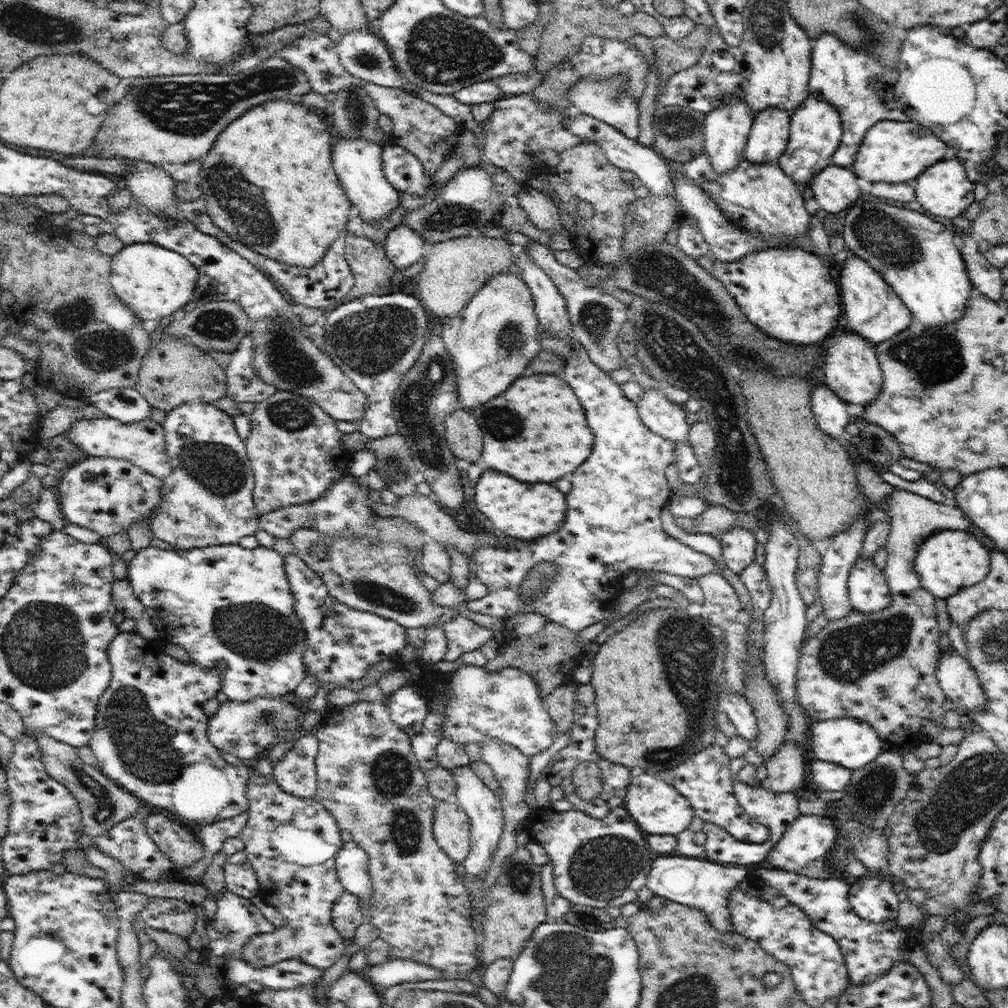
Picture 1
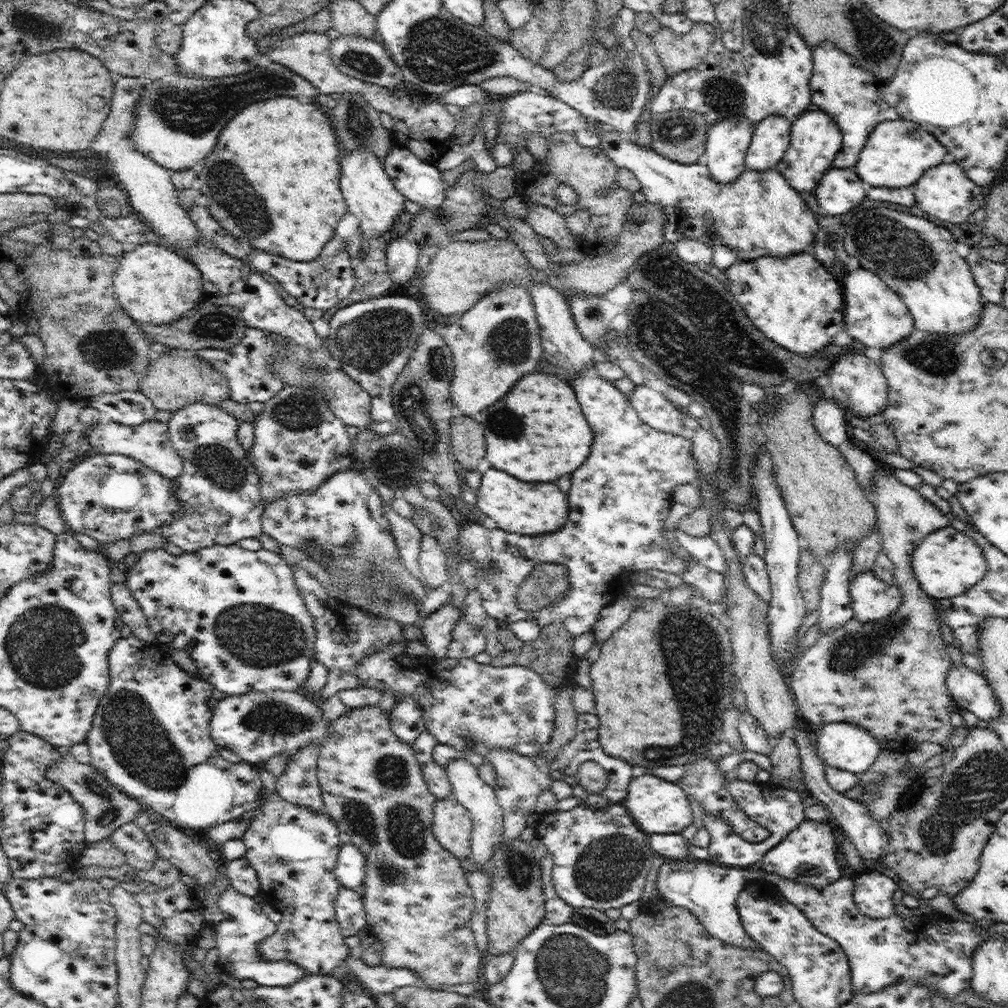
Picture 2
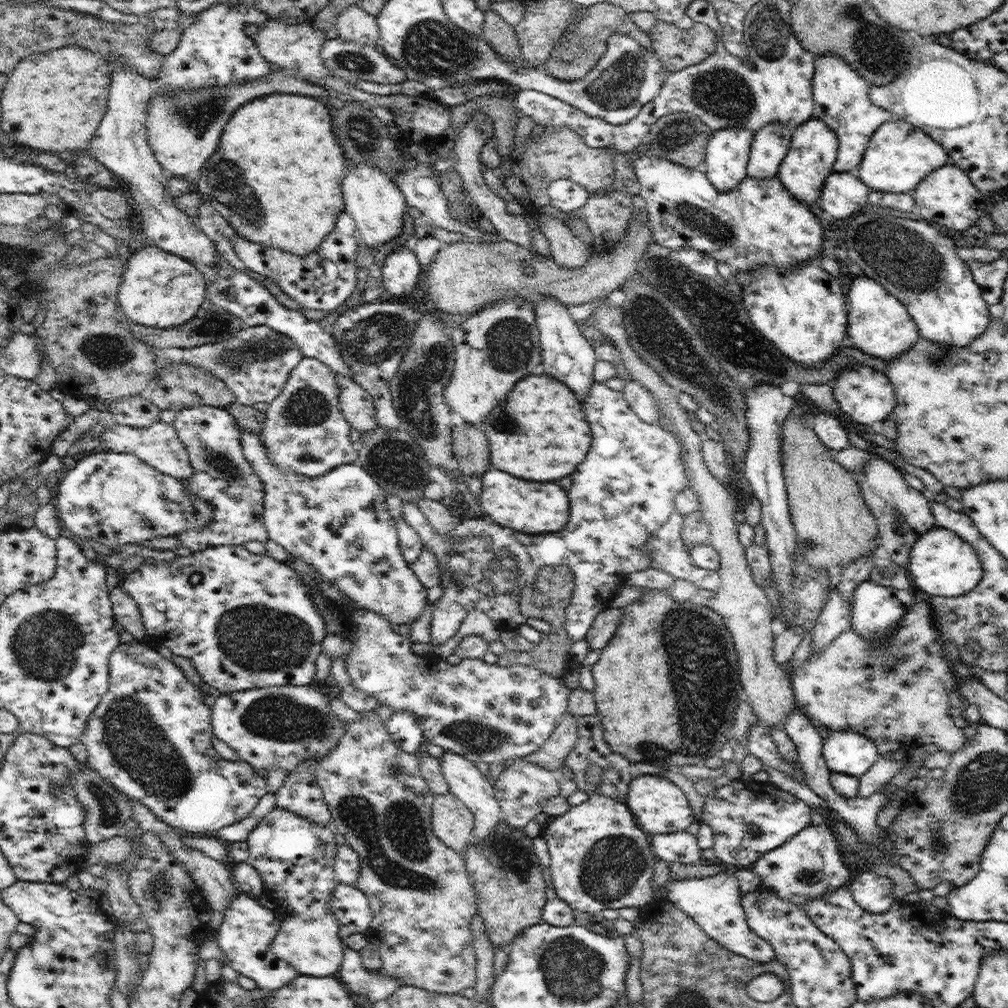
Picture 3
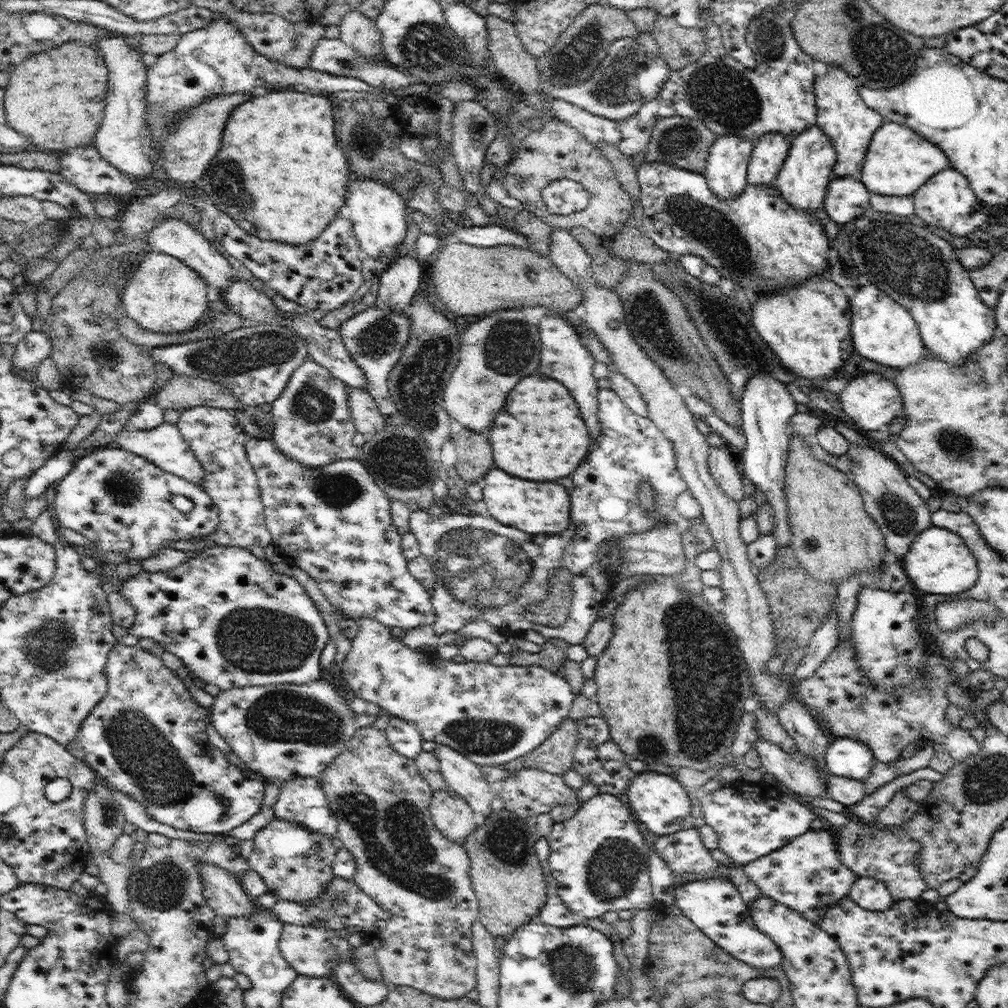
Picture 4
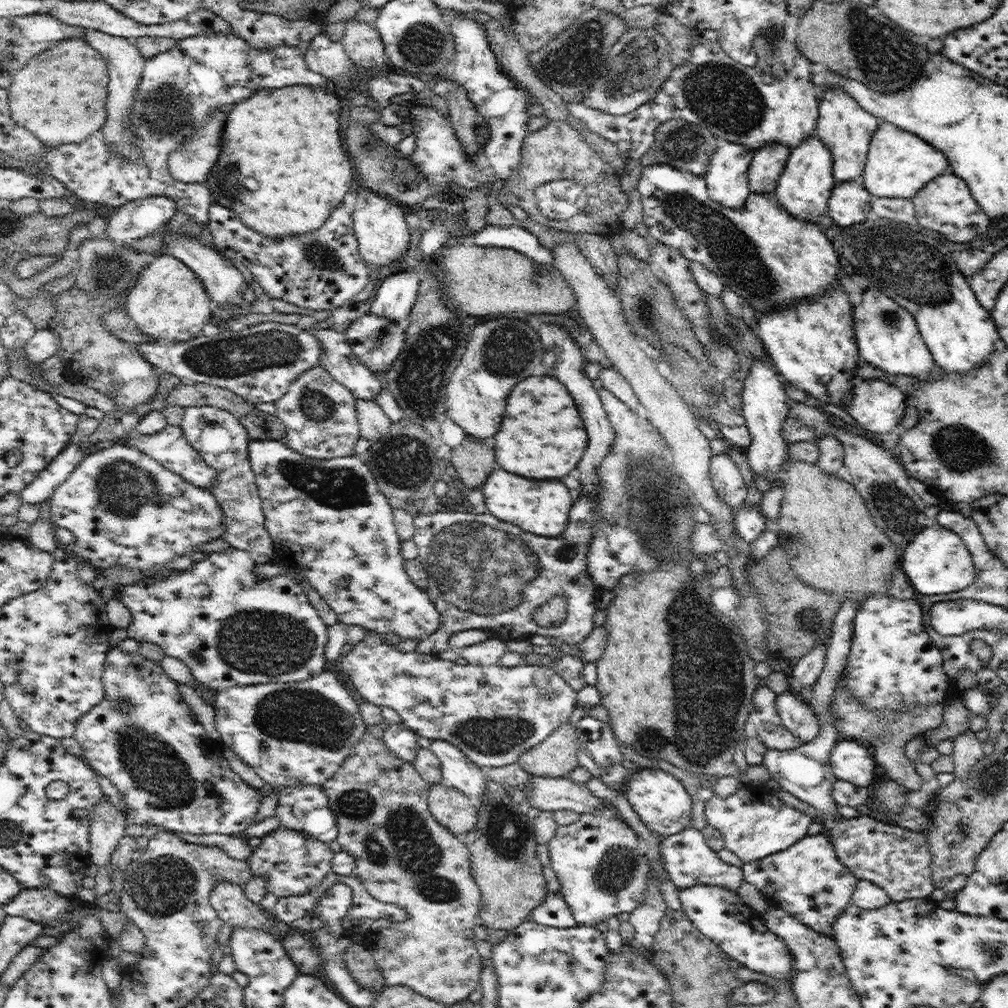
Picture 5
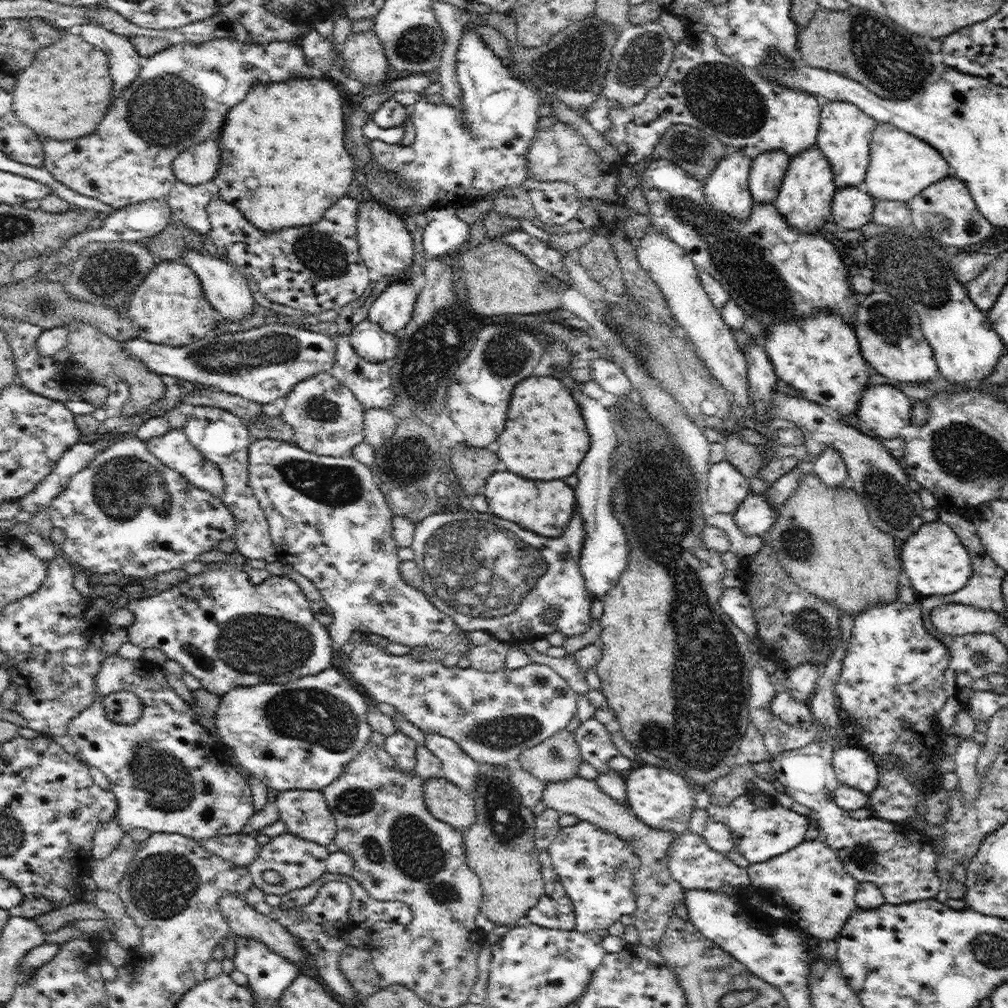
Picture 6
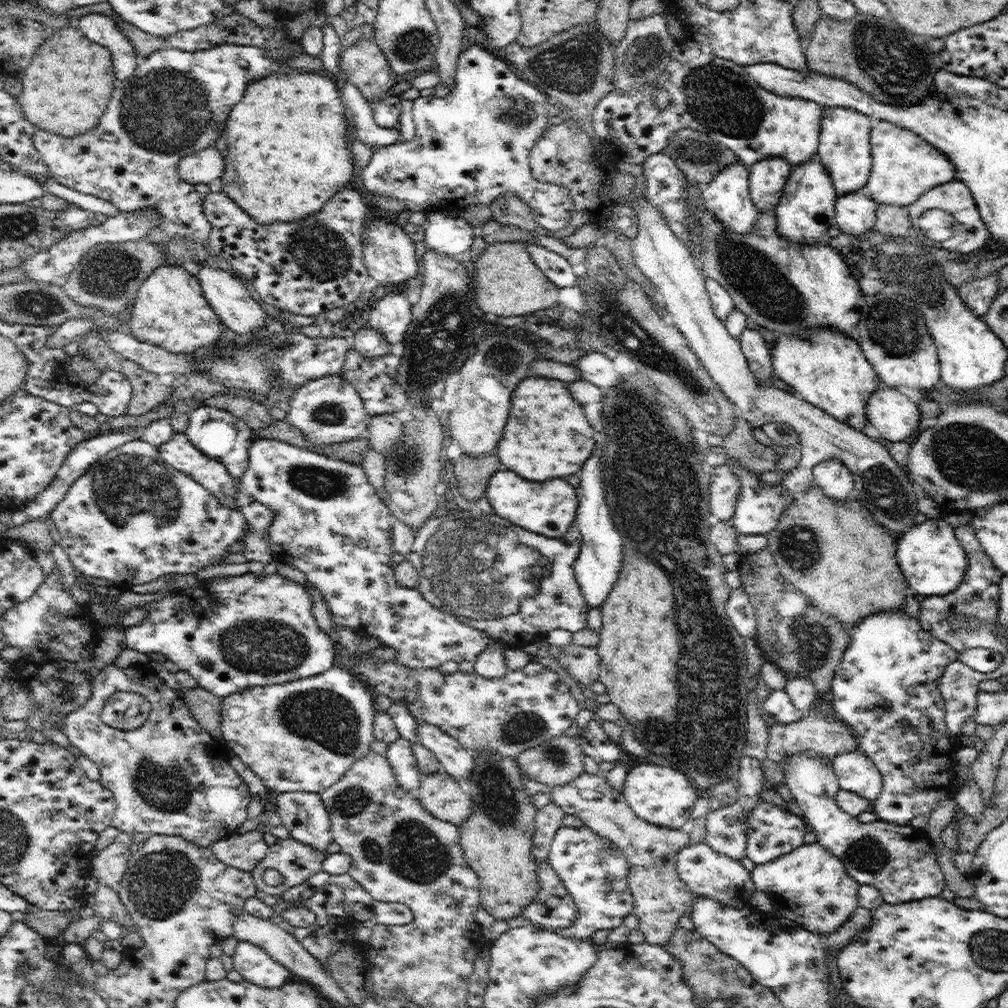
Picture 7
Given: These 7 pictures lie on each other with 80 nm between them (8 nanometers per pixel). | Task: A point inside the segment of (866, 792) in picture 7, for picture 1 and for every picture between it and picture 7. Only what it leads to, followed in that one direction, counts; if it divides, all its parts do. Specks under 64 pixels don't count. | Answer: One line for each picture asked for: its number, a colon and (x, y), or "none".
1: (853, 744)
2: (845, 746)
3: (849, 753)
4: (851, 758)
5: (850, 760)
6: (855, 767)

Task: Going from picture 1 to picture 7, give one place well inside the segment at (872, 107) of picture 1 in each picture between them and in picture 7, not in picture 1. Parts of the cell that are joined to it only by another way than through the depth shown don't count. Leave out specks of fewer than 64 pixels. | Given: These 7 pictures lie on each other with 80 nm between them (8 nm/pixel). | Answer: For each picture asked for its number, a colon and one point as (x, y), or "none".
2: (847, 92)
3: (840, 98)
4: (842, 115)
5: (846, 129)
6: (845, 131)
7: (844, 148)

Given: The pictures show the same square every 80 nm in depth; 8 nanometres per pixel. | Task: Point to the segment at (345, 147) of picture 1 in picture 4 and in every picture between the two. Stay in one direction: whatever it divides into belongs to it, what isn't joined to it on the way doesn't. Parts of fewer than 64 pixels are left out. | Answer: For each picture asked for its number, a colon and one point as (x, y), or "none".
2: (370, 195)
3: (372, 198)
4: (379, 214)

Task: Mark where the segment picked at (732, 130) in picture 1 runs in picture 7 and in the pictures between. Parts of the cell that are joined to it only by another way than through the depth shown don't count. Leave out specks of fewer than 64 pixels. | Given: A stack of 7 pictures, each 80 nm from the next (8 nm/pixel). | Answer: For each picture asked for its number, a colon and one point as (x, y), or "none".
2: (727, 143)
3: (728, 150)
4: (726, 167)
5: (727, 180)
6: (727, 190)
7: (727, 197)

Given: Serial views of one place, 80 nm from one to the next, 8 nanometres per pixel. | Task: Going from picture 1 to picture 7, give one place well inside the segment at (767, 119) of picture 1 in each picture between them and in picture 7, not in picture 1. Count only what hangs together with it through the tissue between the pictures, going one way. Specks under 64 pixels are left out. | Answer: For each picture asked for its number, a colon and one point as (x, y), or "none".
2: (771, 137)
3: (770, 144)
4: (769, 152)
5: (768, 162)
6: (768, 169)
7: (767, 178)

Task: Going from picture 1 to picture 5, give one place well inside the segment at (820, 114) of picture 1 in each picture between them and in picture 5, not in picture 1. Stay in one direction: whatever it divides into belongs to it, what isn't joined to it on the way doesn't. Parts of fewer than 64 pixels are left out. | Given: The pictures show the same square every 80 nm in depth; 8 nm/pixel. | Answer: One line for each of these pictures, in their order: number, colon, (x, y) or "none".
2: (815, 139)
3: (813, 151)
4: (803, 180)
5: (805, 186)

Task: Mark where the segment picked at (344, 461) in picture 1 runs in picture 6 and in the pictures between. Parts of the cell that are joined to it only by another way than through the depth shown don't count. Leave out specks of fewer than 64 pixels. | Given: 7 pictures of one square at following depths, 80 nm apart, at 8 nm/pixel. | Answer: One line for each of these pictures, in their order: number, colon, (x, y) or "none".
2: (299, 442)
3: (305, 432)
4: (313, 425)
5: (320, 414)
6: (327, 418)

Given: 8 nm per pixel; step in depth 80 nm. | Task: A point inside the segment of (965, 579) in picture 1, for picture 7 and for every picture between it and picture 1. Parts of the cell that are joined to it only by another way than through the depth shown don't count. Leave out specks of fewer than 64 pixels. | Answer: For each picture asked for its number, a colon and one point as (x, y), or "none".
2: (946, 563)
3: (940, 563)
4: (939, 563)
5: (937, 562)
6: (937, 563)
7: (928, 554)

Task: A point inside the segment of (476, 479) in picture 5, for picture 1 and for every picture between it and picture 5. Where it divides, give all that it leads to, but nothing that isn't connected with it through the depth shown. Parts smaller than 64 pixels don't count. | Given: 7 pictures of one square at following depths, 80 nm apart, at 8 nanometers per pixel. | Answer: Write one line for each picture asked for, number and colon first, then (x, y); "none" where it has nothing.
1: (463, 434)
2: (467, 438)
3: (470, 447)
4: (474, 454)

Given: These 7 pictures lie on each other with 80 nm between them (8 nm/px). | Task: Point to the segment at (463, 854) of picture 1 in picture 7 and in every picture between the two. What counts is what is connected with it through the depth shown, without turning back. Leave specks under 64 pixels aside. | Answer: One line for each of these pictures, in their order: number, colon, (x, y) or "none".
2: (452, 825)
3: (453, 823)
4: (452, 816)
5: (455, 811)
6: (447, 802)
7: (446, 798)

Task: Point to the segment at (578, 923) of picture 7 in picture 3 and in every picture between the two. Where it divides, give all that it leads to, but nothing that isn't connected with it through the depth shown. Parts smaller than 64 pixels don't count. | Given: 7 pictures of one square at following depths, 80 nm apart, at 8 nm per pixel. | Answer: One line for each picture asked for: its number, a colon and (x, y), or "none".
3: (600, 858)
4: (599, 859)
5: (601, 867)
6: (597, 868)

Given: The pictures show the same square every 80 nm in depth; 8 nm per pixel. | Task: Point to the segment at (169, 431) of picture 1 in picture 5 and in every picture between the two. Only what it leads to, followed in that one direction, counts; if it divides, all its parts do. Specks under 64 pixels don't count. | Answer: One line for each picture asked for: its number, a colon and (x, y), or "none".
2: (219, 488)
3: (221, 475)
4: (218, 440)
5: (218, 435)

